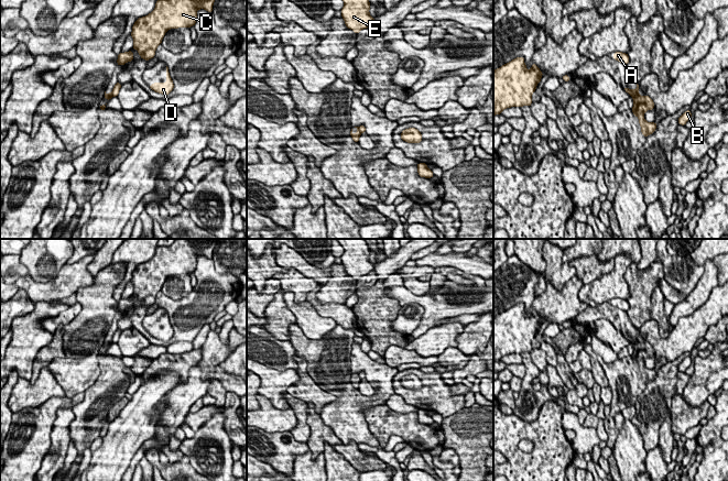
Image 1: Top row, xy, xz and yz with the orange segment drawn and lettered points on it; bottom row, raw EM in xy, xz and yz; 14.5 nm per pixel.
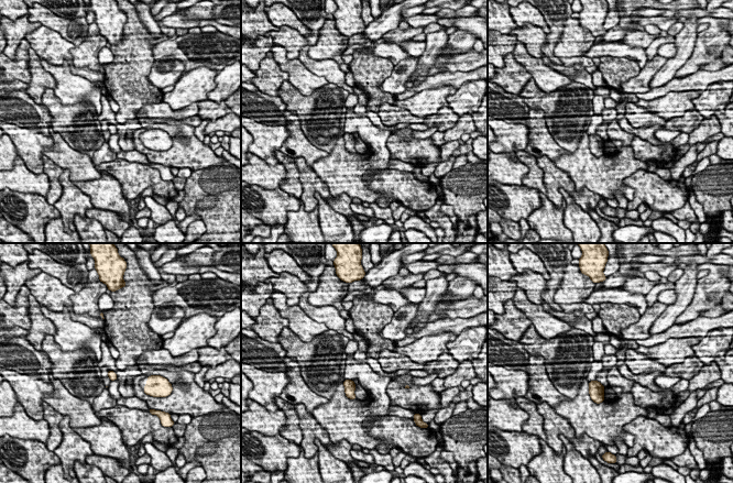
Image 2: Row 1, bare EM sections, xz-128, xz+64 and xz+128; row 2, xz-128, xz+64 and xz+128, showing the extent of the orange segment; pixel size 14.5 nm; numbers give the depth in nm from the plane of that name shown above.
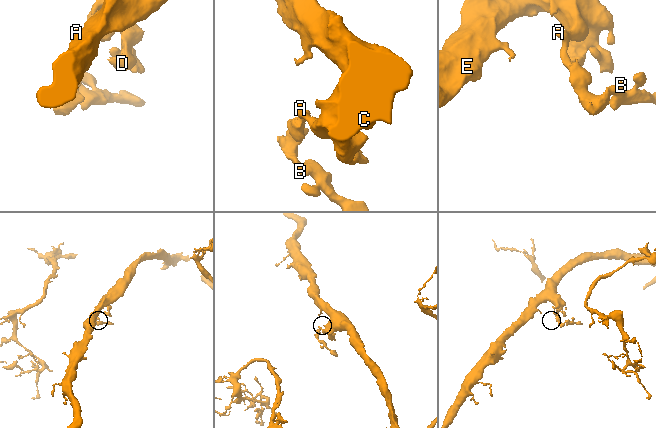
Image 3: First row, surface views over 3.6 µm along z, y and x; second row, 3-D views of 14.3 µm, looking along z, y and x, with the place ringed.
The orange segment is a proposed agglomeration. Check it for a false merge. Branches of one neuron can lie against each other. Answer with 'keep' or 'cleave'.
cleave

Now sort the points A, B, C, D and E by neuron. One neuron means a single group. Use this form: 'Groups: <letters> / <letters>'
Groups: A C D E / B

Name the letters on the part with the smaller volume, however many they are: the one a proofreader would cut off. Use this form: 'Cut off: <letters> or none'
Cut off: B

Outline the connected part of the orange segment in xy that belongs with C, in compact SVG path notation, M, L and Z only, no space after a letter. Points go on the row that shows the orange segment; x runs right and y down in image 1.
M157 0L151 13L134 22L131 32L132 50L135 48L142 59L153 58L169 30L194 26L197 11L204 9L213 12L214 2L215 0Z

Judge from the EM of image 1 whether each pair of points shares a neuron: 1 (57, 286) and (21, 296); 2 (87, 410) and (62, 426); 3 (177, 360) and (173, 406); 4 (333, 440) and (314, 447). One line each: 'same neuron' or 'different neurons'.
1: different neurons
2: different neurons
3: different neurons
4: same neuron

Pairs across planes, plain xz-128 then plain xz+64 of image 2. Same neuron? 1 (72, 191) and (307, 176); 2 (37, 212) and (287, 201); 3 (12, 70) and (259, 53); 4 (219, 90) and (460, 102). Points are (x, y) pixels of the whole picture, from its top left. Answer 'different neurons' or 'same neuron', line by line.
1: same neuron
2: same neuron
3: same neuron
4: same neuron

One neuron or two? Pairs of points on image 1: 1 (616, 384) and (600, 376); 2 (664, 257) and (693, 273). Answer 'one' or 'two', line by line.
1: two
2: one

